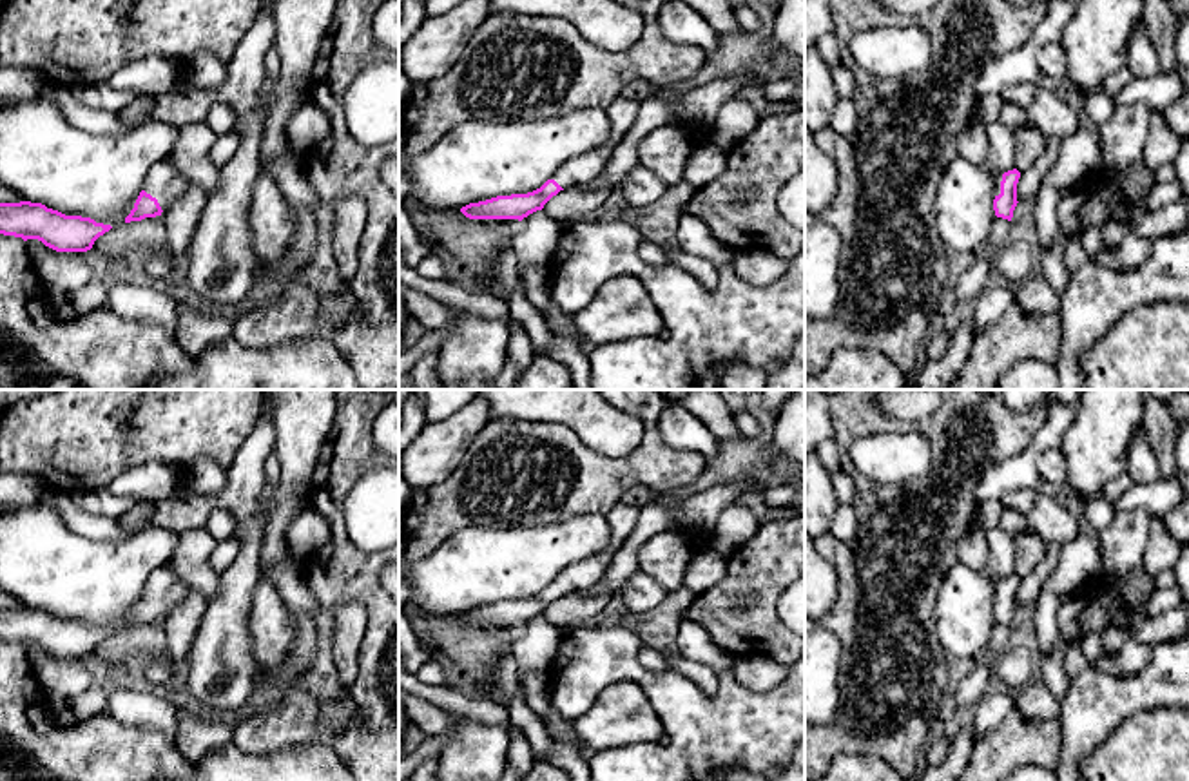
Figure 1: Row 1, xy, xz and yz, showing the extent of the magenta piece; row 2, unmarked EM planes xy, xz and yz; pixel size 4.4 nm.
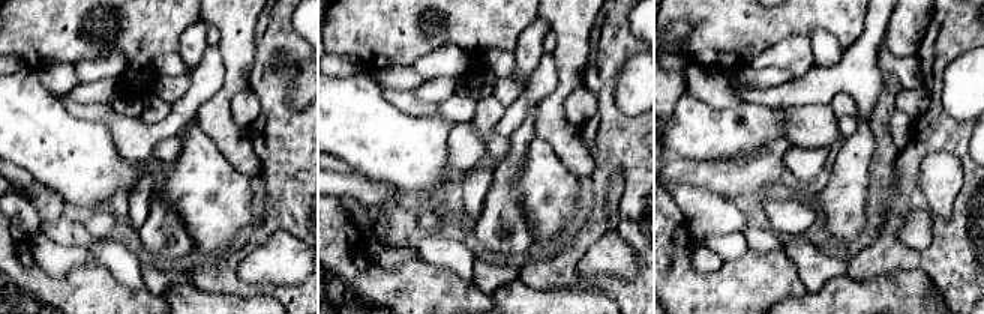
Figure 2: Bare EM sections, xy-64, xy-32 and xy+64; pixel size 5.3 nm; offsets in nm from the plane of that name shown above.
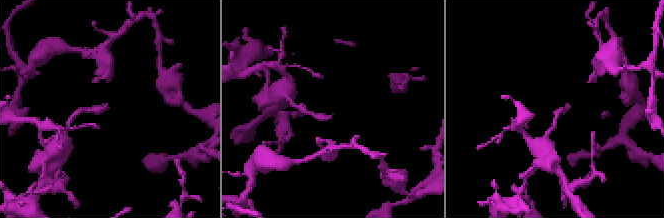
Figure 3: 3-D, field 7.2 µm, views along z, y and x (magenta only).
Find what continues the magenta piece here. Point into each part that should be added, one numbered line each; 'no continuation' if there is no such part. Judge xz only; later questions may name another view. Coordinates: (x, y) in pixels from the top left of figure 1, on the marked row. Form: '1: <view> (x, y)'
1: xz (622, 113)

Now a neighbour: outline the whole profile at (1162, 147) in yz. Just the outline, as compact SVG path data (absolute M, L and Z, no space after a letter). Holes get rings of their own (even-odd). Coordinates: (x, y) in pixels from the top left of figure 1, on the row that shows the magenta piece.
M1153 109L1149 136L1140 161L1153 172L1173 165L1180 152L1182 140L1169 129L1165 111Z

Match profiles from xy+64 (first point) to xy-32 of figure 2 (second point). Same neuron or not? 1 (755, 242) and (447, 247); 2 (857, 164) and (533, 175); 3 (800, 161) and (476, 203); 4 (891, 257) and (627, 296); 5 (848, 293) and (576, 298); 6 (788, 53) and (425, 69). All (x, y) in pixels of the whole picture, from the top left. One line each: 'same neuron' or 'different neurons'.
1: same neuron
2: different neurons
3: same neuron
4: same neuron
5: same neuron
6: same neuron

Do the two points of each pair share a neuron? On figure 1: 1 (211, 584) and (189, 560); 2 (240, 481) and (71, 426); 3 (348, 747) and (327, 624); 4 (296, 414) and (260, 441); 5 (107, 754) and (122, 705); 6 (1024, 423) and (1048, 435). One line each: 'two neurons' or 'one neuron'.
1: one neuron
2: two neurons
3: one neuron
4: two neurons
5: two neurons
6: two neurons

